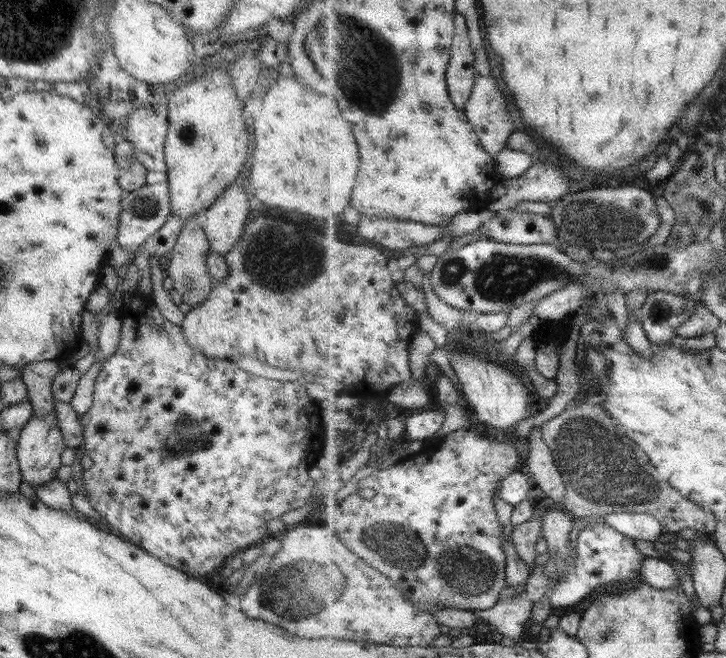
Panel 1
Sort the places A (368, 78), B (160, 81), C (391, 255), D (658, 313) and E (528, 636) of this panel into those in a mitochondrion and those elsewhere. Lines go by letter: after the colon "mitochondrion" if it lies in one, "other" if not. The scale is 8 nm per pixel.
A: mitochondrion
B: other
C: other
D: mitochondrion
E: other

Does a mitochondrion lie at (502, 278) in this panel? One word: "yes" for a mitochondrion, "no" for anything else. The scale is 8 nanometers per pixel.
yes

